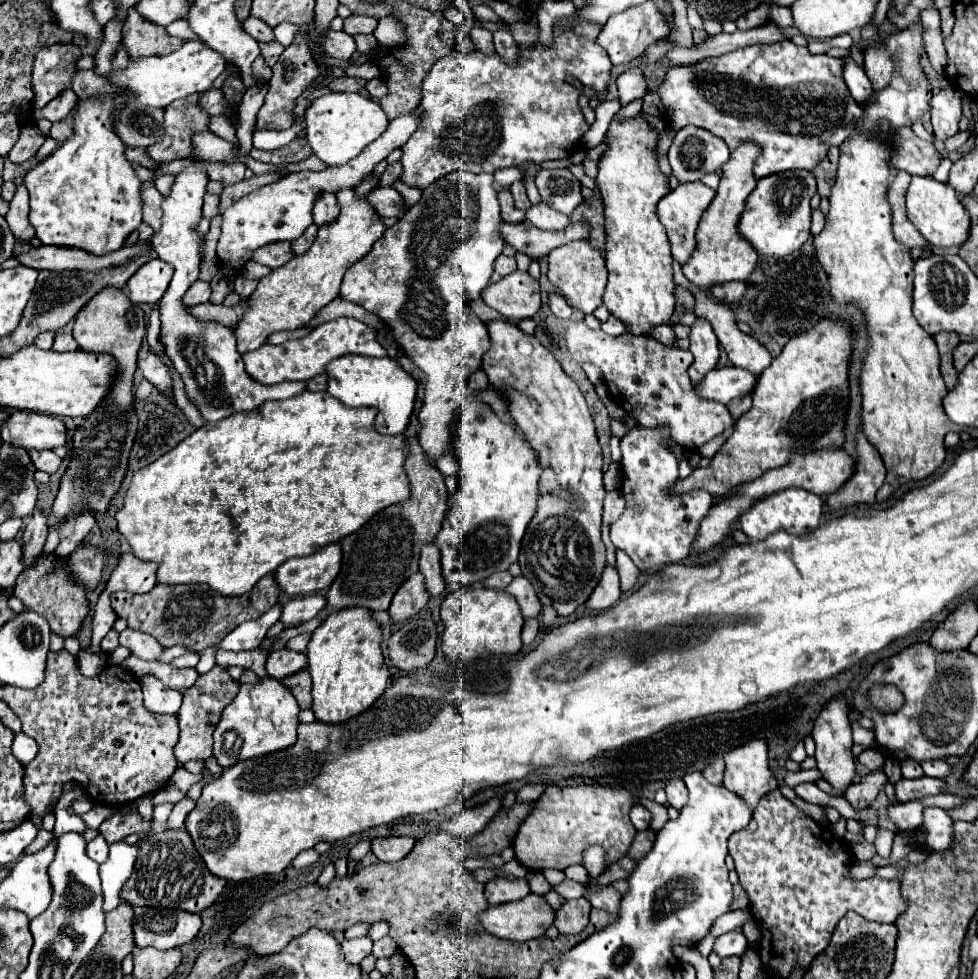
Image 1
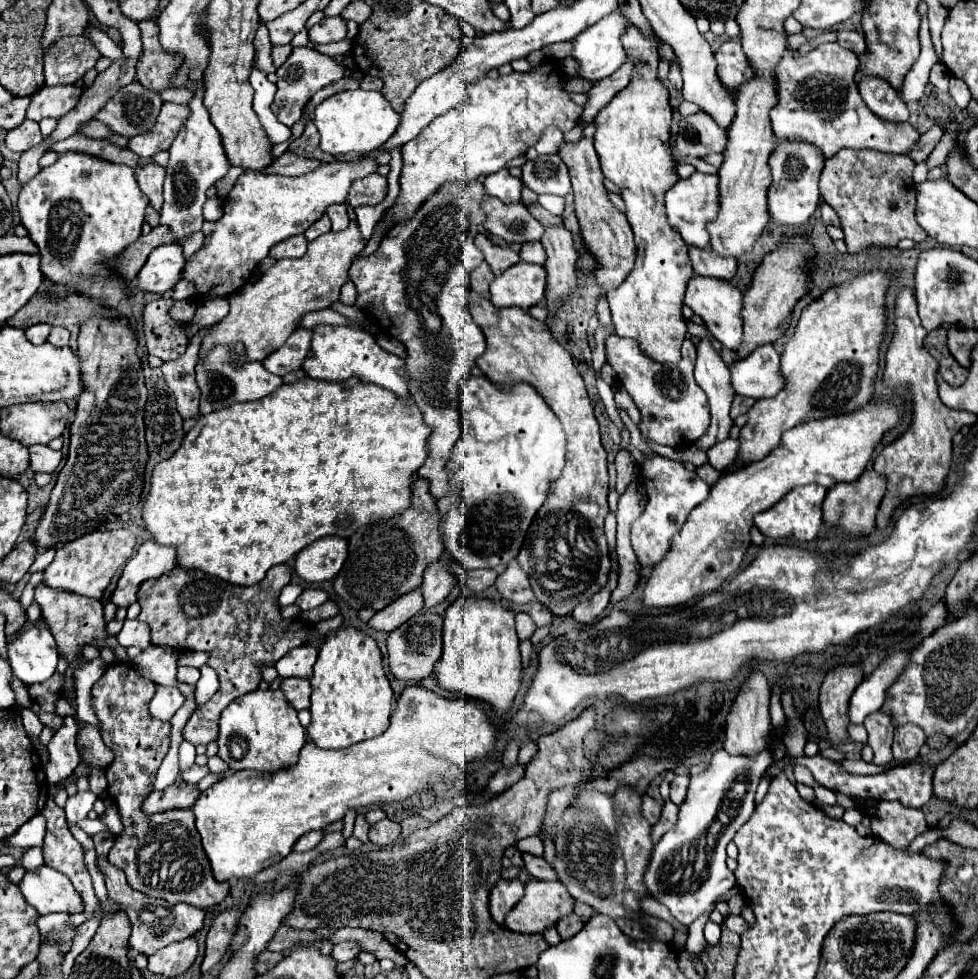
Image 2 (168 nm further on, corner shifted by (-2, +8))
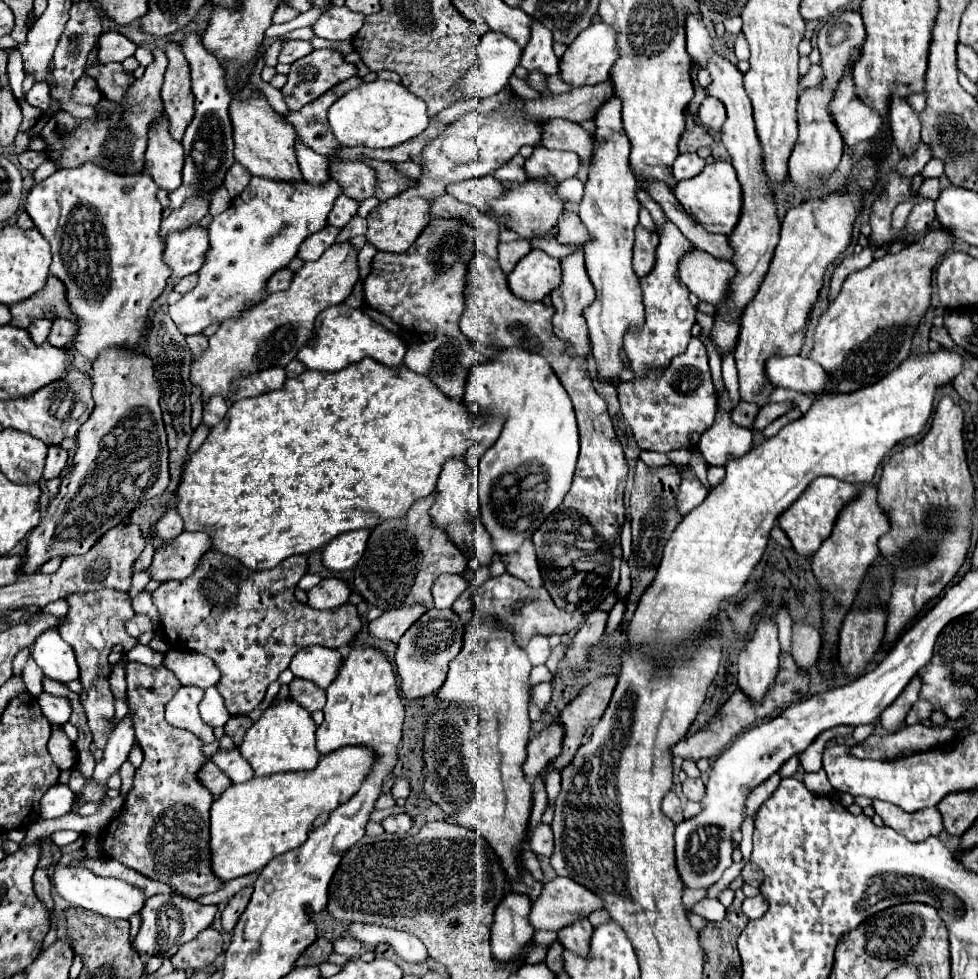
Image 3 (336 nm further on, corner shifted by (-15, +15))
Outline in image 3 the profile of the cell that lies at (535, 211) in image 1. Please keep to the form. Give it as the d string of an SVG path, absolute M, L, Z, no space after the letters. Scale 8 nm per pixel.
M575 250L571 256L561 258L561 266L563 266L563 280L551 292L551 300L553 300L553 308L555 308L553 330L555 330L555 334L561 340L571 342L571 350L569 352L575 352L577 358L585 360L585 356L589 352L589 336L587 336L583 308L587 304L591 304L591 300L595 298L595 288L593 288L589 276L587 276L587 270L585 270L585 252L583 250Z

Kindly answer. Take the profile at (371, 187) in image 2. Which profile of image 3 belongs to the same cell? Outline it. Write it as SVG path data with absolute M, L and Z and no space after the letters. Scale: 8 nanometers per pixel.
M331 162L329 172L343 186L345 196L357 202L375 196L377 172L371 166L367 166L365 162L353 162L353 164Z

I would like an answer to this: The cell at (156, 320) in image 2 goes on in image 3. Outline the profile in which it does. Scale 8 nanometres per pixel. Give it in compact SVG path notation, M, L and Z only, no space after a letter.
M49 276L43 290L39 290L35 296L23 300L23 304L11 306L11 316L13 316L11 324L19 326L19 328L27 328L33 320L39 320L39 318L75 320L75 316L71 316L71 308L67 308L65 294L67 294L67 290L63 288L63 282L55 276Z

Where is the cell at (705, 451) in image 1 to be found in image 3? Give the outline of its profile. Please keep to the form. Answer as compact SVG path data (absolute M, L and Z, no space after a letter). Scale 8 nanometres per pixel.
M786 401L782 403L769 403L765 405L759 410L754 420L753 430L763 431L771 422L786 414L790 407L791 403Z

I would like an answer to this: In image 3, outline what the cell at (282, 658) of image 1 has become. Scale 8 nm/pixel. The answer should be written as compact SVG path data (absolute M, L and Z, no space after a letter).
M307 646L301 652L297 652L291 660L289 670L303 680L311 680L321 688L327 688L341 666L343 654L335 648L323 648L323 646Z

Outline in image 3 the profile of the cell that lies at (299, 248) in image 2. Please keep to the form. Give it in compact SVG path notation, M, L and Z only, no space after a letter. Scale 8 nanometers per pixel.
M327 226L311 236L307 236L307 240L303 240L303 244L299 246L299 258L303 262L311 262L311 260L317 260L321 258L321 254L335 242L335 236L339 234L339 228L335 226Z

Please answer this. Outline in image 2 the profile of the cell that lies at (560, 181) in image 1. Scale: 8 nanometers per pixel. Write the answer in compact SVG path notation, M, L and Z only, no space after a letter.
M540 155L526 165L522 165L522 183L534 193L554 193L566 195L572 185L568 177L568 169L558 155Z

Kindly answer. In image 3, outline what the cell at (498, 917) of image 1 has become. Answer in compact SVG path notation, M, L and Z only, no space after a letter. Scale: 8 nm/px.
M557 876L543 886L539 898L533 902L529 922L535 930L559 932L599 908L603 908L603 900L597 894L571 878Z

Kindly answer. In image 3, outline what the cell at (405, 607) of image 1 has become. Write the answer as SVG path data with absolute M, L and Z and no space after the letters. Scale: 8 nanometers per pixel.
M421 604L405 606L399 610L387 610L377 620L369 624L369 630L377 638L387 638L391 642L399 642L399 638L407 632L407 628L423 616L425 608Z

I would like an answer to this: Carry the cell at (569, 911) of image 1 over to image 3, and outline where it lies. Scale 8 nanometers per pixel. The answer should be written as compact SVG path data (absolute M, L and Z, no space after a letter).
M583 918L583 920L577 920L575 924L563 928L559 932L559 940L565 948L571 948L577 954L587 954L591 934L593 934L591 922L587 918Z

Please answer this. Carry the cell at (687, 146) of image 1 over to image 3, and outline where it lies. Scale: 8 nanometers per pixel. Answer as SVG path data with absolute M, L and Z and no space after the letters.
M705 98L699 106L699 120L709 132L721 132L721 126L725 122L725 106L715 98Z

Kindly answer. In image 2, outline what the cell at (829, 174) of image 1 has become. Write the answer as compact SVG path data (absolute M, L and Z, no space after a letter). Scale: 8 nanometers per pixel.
M842 149L834 157L826 159L822 177L820 177L820 195L824 201L834 207L834 211L842 219L842 231L846 235L848 253L856 255L870 247L894 247L900 239L912 239L912 241L924 241L928 235L926 231L916 223L916 191L912 181L914 163L906 155L888 155L880 151L854 151L854 149Z

